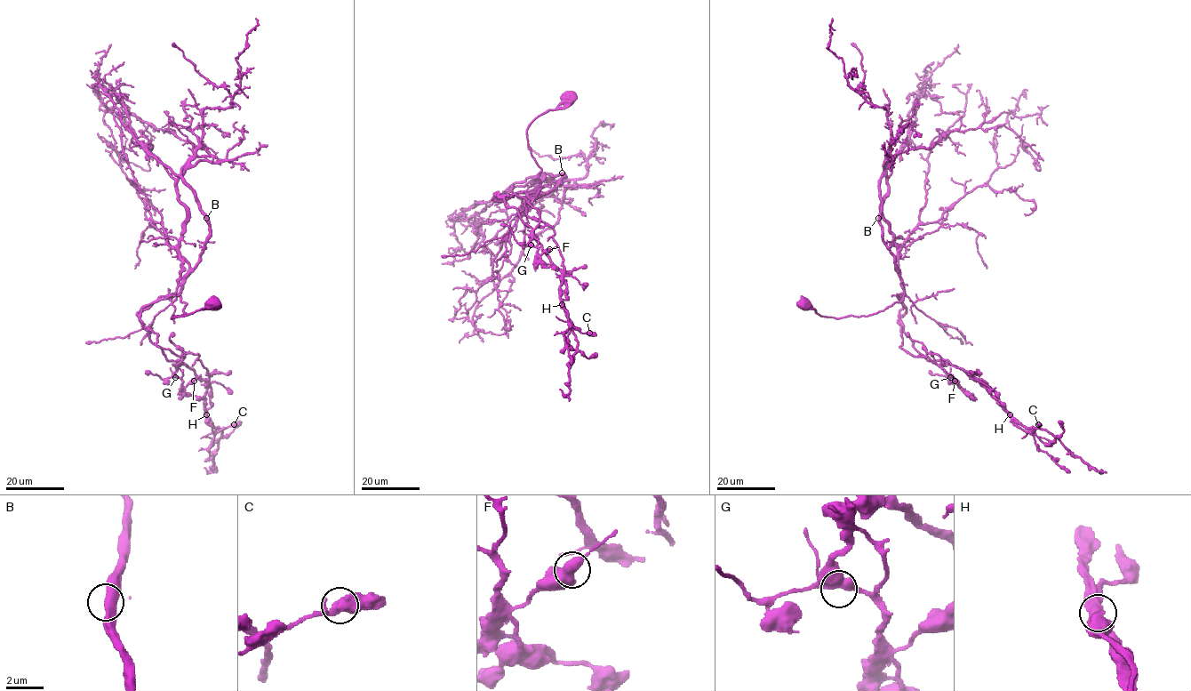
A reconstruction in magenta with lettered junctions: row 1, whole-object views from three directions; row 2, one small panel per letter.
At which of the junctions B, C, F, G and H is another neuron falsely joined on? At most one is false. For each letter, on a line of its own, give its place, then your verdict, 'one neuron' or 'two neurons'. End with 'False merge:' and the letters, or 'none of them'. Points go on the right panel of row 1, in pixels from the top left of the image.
B: at (878, 218); one neuron
C: at (1038, 424); one neuron
F: at (955, 381); one neuron
G: at (950, 377); one neuron
H: at (1010, 414); two neurons
False merge: H

